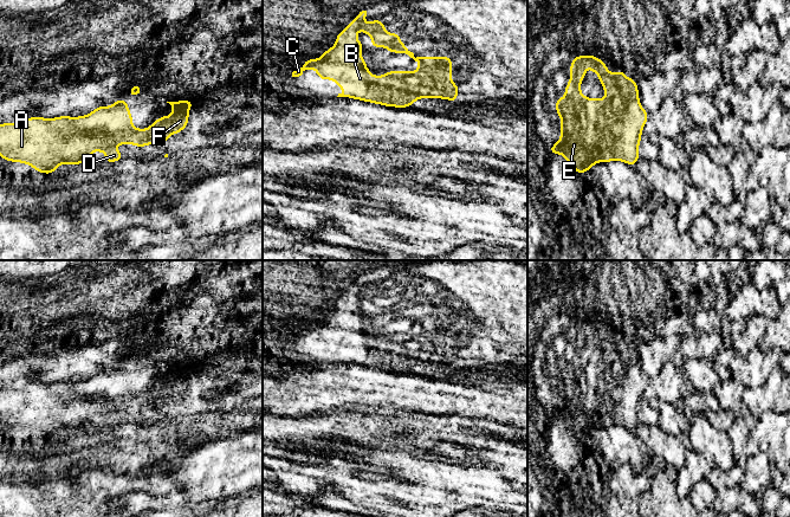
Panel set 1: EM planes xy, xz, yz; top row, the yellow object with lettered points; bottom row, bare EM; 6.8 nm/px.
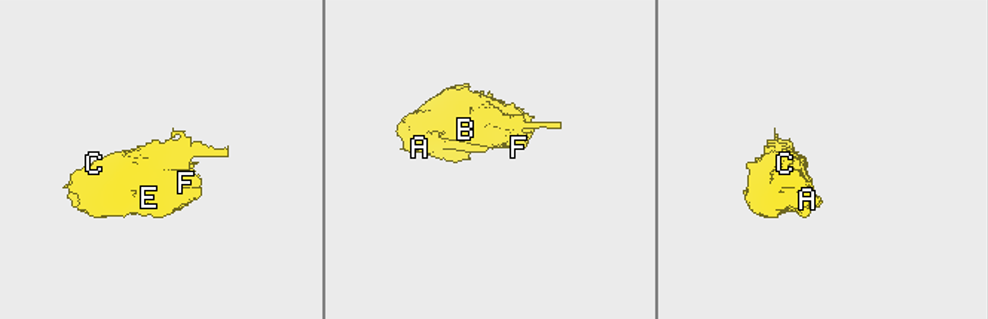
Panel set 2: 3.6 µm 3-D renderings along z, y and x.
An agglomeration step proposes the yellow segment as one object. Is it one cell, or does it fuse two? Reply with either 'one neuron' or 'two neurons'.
one neuron

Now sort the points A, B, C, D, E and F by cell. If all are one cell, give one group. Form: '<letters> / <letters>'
A B C D E F

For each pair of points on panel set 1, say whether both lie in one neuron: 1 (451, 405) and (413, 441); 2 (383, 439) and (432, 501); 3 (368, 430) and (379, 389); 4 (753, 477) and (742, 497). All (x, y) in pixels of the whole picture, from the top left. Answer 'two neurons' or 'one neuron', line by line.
1: two neurons
2: two neurons
3: two neurons
4: two neurons

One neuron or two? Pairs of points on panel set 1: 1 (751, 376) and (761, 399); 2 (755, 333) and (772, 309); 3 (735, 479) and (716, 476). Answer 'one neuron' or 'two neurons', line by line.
1: two neurons
2: two neurons
3: one neuron

